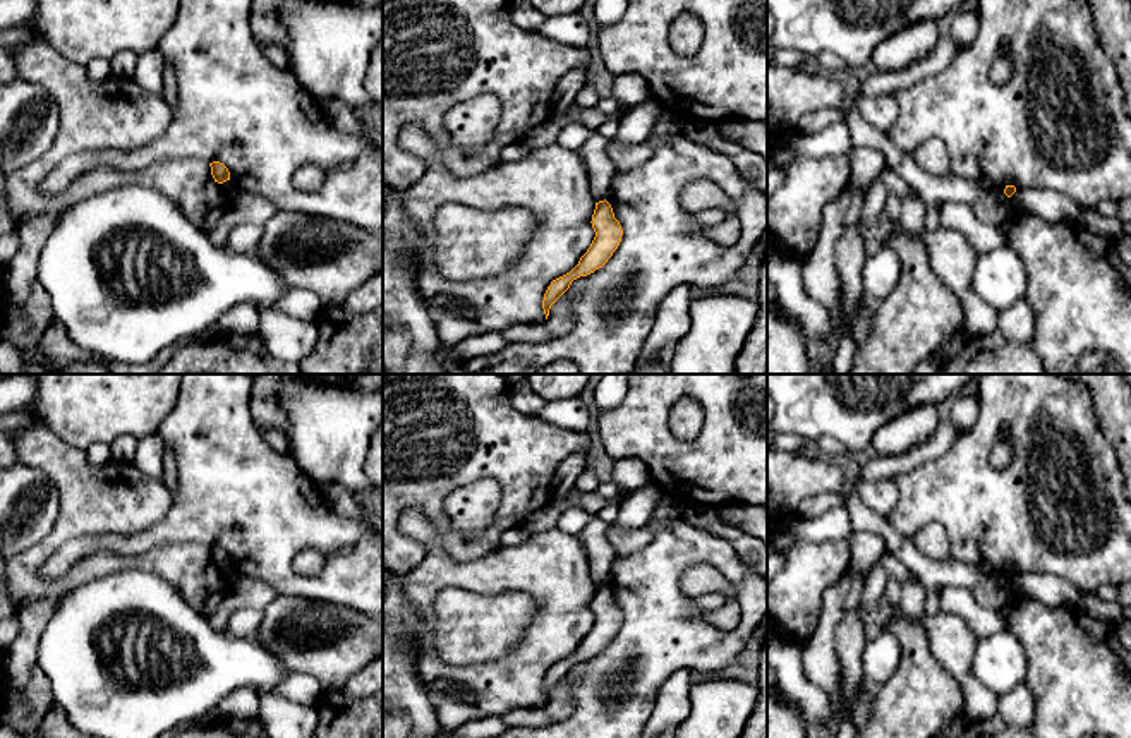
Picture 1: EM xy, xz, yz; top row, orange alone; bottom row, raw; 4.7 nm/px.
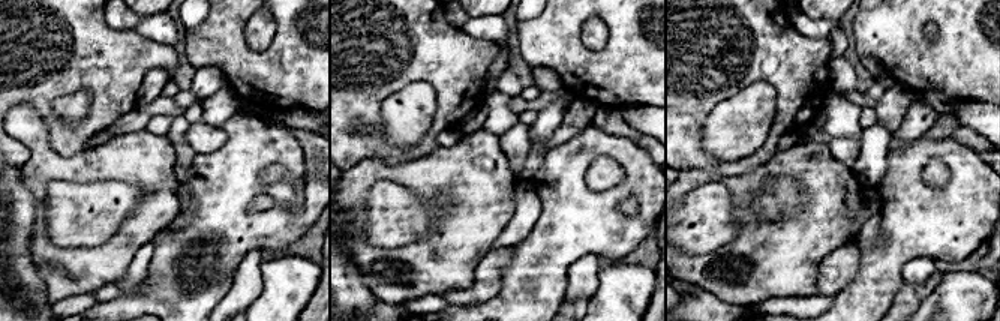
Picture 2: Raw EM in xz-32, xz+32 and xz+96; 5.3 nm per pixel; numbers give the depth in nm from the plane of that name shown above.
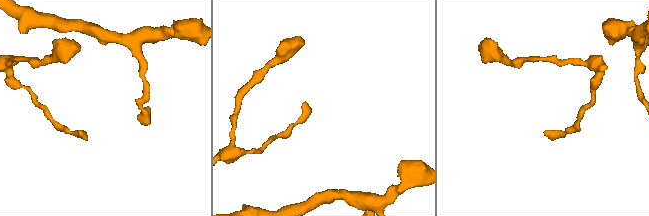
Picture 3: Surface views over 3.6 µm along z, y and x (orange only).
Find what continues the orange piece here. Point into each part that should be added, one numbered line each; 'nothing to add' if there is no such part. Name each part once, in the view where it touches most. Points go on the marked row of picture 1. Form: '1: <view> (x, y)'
nothing to add

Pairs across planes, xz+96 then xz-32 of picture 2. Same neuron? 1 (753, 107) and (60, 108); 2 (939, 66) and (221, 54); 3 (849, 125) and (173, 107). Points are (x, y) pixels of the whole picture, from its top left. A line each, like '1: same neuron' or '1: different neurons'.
1: same neuron
2: same neuron
3: different neurons

